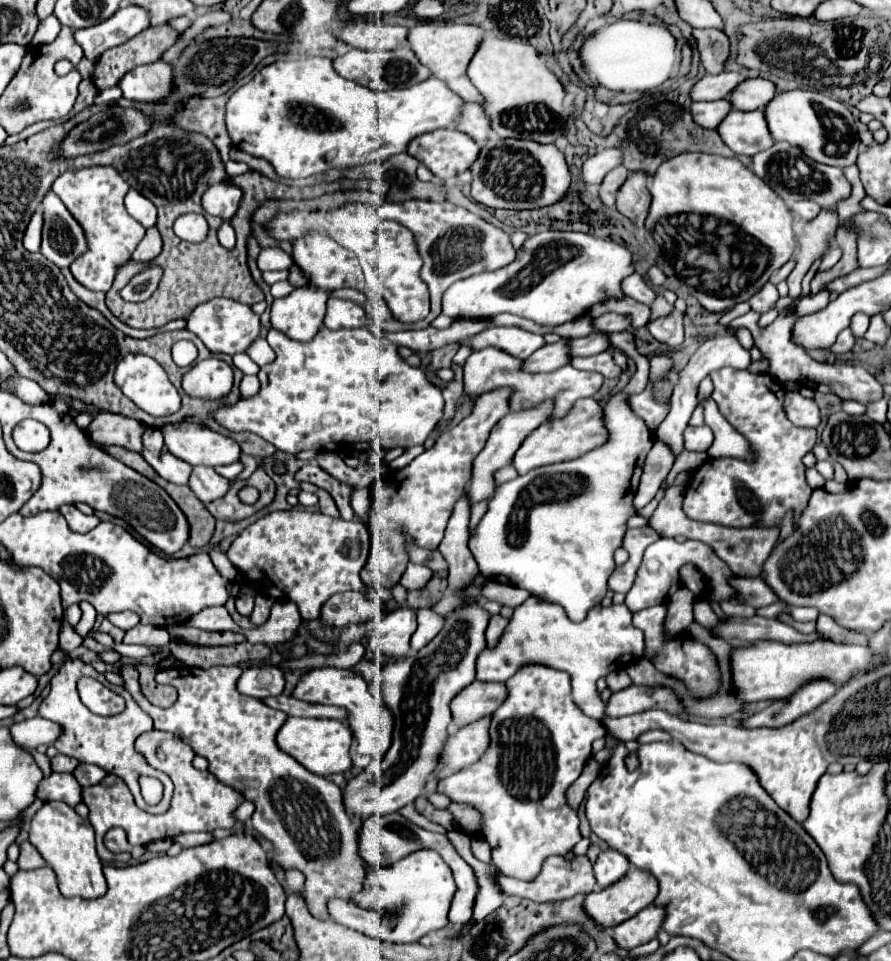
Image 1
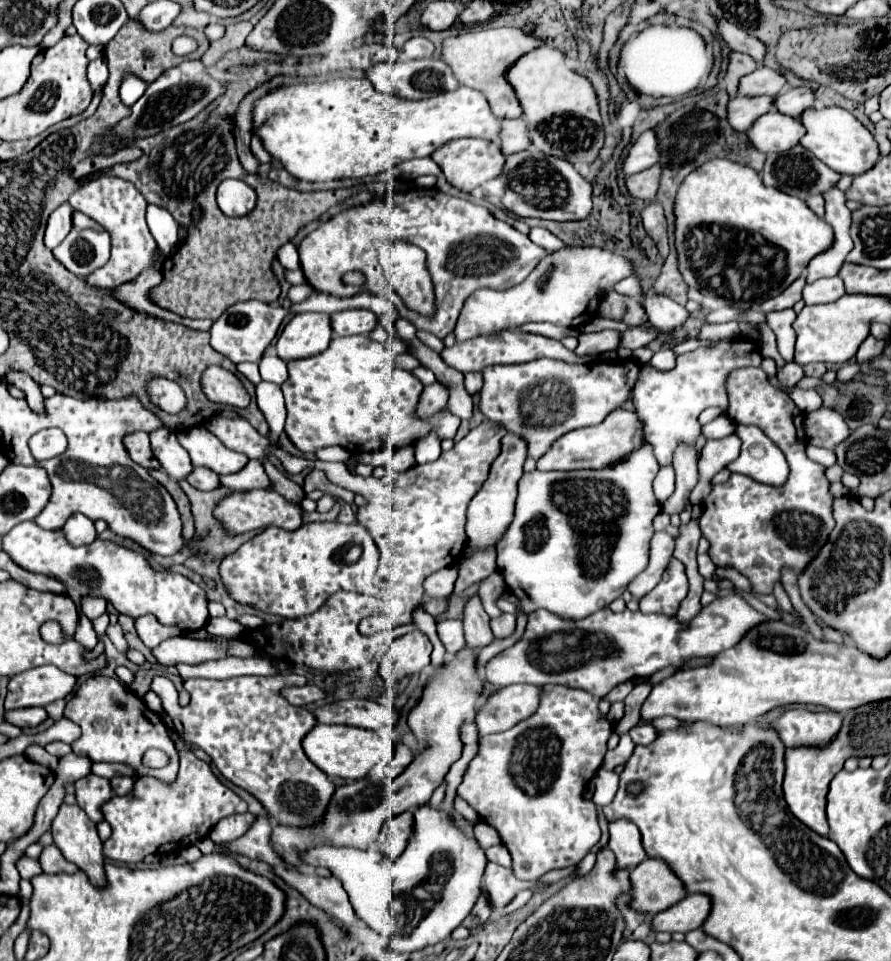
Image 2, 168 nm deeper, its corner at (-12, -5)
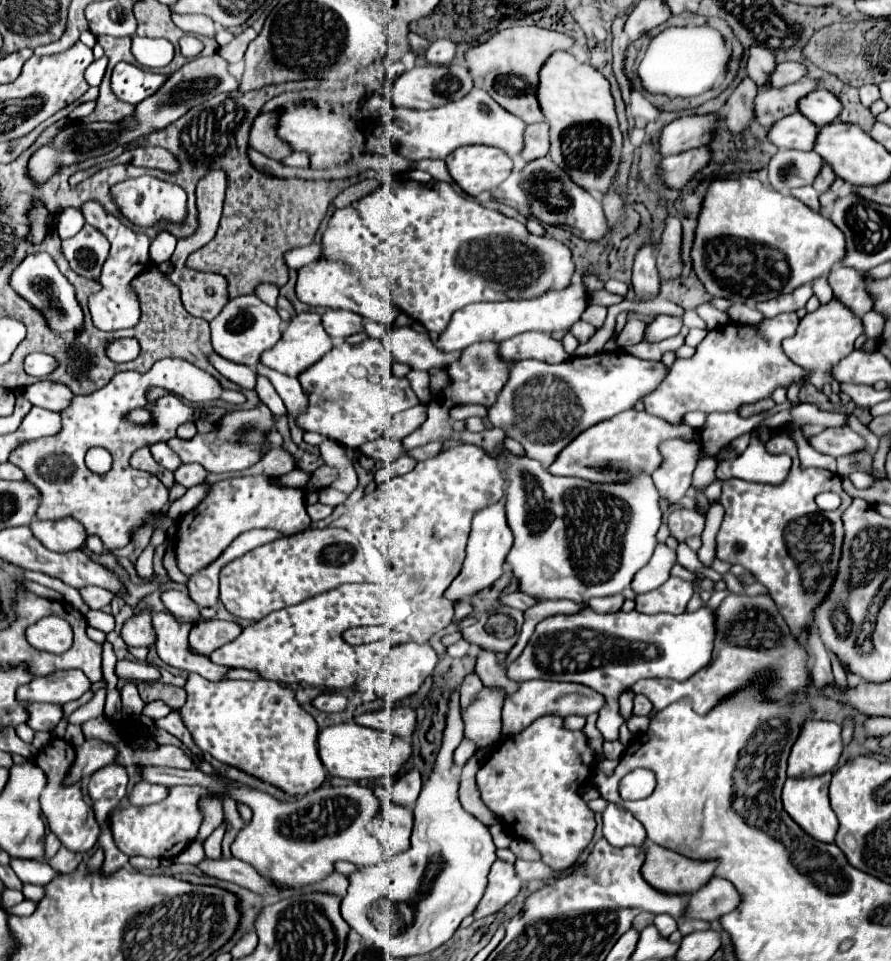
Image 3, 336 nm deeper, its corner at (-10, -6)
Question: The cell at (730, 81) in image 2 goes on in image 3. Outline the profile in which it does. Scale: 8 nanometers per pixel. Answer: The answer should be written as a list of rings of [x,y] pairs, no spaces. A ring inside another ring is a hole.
[[[743,79],[725,103],[725,123],[733,133],[743,131],[753,121],[753,99],[757,95],[753,79]]]

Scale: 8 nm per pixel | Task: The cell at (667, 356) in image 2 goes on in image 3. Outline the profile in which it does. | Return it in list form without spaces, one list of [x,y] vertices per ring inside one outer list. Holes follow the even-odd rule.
[[[623,351],[599,353],[593,357],[573,357],[557,365],[525,359],[509,369],[509,379],[503,385],[503,391],[499,391],[497,401],[487,409],[487,419],[493,427],[503,429],[507,437],[519,441],[527,457],[537,459],[547,469],[549,463],[553,463],[553,459],[559,455],[559,451],[581,431],[605,419],[611,419],[621,411],[631,409],[643,395],[651,393],[665,379],[667,371],[669,367],[663,365],[663,361],[645,361]]]

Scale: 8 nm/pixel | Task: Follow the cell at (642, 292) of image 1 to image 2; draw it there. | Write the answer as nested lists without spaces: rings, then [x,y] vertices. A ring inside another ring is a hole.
[[[637,276],[623,278],[623,282],[617,282],[617,284],[615,284],[615,290],[617,290],[619,294],[631,296],[631,298],[643,298],[641,284],[639,284],[639,278],[637,278]]]

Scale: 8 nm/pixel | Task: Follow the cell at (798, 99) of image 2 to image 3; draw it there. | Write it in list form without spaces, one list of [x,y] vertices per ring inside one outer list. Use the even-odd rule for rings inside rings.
[[[817,89],[805,95],[801,103],[797,103],[797,111],[803,113],[817,127],[823,127],[841,113],[841,103],[827,89]]]

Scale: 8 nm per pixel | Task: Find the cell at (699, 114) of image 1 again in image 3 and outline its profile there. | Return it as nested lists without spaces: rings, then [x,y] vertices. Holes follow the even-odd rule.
[[[803,79],[791,85],[785,85],[781,89],[763,89],[757,93],[757,99],[753,101],[753,111],[755,111],[755,121],[763,127],[771,127],[775,121],[779,121],[785,115],[791,115],[797,111],[797,101],[819,89],[819,81],[813,79]]]

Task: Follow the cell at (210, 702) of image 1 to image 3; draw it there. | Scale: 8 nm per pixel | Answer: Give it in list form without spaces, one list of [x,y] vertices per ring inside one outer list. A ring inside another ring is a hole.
[[[189,673],[187,703],[177,709],[195,745],[213,759],[301,799],[327,779],[317,755],[317,721],[299,705],[295,691],[277,681],[207,681]]]

